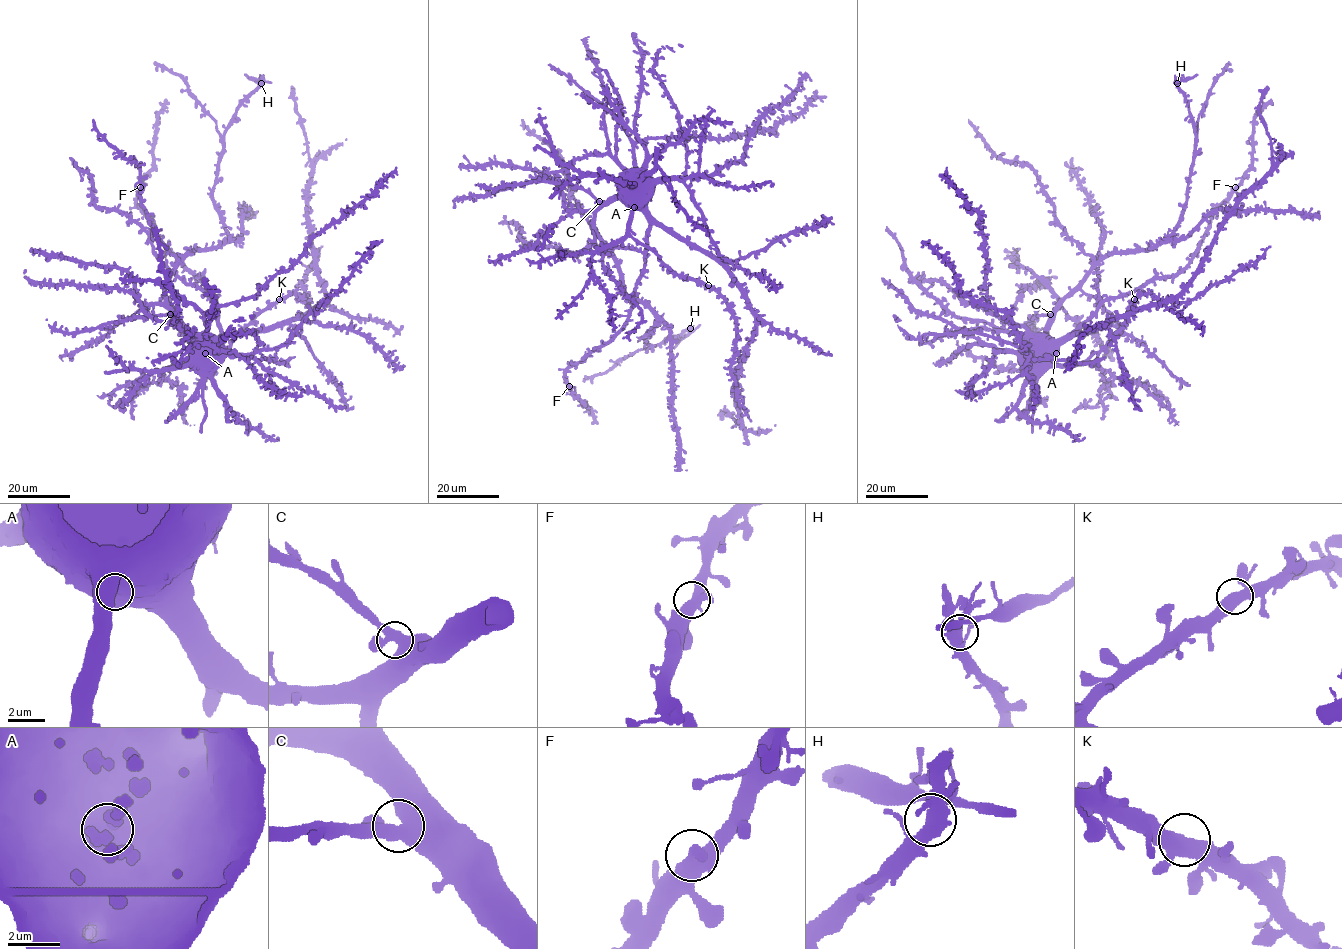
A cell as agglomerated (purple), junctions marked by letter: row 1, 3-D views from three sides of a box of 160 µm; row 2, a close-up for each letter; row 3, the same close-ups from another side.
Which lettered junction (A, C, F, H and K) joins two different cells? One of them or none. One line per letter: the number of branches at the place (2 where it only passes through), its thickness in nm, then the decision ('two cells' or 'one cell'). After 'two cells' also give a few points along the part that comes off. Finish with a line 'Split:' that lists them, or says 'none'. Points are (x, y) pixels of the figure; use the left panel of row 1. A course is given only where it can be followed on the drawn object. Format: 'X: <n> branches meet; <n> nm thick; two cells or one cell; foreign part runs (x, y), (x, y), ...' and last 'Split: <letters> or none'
A: 3 branches meet; 440 nm thick; one cell
C: 3 branches meet; 480 nm thick; one cell
F: 3 branches meet; 440 nm thick; one cell
H: 3 branches meet; 440 nm thick; two cells; foreign part runs (261, 83), (263, 80), (254, 80), (244, 74)
K: 3 branches meet; 440 nm thick; one cell
Split: H

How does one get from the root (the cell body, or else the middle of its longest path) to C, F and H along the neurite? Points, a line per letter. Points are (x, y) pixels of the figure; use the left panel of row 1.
C: (209, 352), (170, 314)
F: (209, 352), (220, 333), (216, 299), (203, 280), (160, 240), (153, 221), (136, 203), (140, 187)
H: (209, 352), (168, 304), (165, 283), (188, 254), (215, 249), (228, 237), (212, 196), (223, 133), (261, 83)

